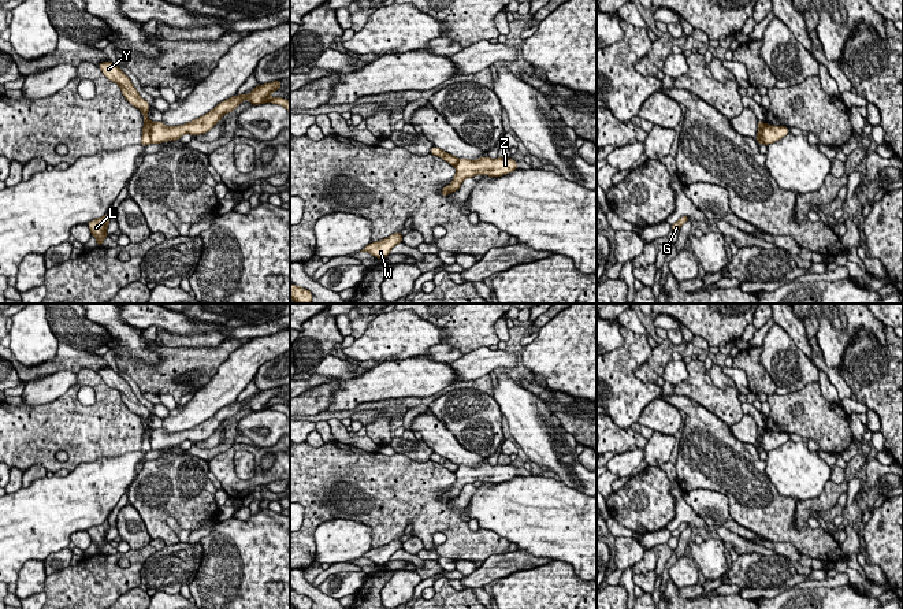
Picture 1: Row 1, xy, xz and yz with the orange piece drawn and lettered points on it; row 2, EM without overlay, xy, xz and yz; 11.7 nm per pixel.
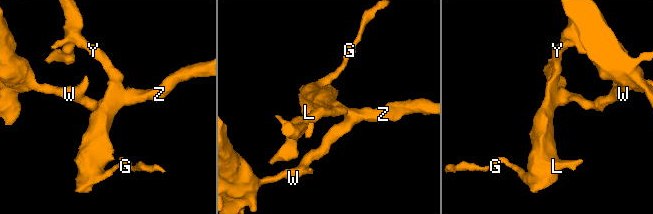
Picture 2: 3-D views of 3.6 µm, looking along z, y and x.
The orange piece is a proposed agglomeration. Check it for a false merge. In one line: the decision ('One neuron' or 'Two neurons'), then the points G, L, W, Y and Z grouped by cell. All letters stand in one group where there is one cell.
Two neurons. Groups: G L Y / W Z

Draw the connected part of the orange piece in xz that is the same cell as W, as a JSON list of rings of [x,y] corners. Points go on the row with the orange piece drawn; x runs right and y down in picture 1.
[[[401,231],[391,234],[386,239],[371,242],[361,252],[369,252],[376,259],[384,259],[387,255],[390,255],[390,250],[400,242],[402,242]]]

